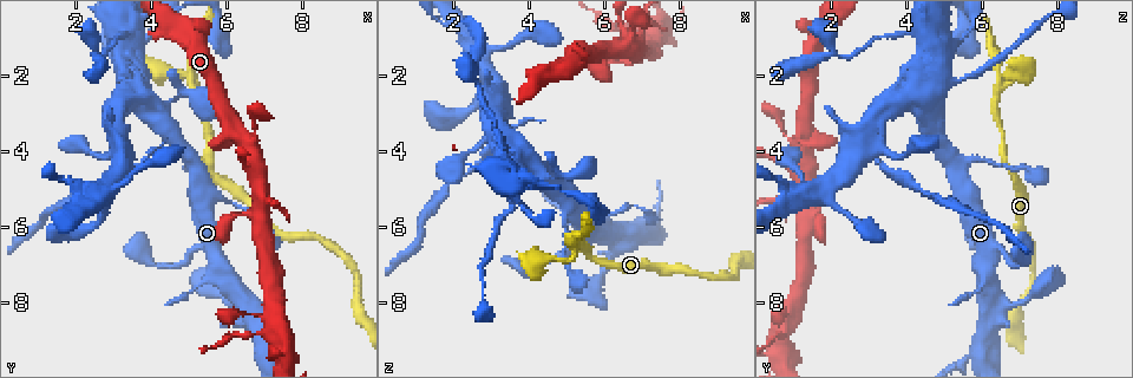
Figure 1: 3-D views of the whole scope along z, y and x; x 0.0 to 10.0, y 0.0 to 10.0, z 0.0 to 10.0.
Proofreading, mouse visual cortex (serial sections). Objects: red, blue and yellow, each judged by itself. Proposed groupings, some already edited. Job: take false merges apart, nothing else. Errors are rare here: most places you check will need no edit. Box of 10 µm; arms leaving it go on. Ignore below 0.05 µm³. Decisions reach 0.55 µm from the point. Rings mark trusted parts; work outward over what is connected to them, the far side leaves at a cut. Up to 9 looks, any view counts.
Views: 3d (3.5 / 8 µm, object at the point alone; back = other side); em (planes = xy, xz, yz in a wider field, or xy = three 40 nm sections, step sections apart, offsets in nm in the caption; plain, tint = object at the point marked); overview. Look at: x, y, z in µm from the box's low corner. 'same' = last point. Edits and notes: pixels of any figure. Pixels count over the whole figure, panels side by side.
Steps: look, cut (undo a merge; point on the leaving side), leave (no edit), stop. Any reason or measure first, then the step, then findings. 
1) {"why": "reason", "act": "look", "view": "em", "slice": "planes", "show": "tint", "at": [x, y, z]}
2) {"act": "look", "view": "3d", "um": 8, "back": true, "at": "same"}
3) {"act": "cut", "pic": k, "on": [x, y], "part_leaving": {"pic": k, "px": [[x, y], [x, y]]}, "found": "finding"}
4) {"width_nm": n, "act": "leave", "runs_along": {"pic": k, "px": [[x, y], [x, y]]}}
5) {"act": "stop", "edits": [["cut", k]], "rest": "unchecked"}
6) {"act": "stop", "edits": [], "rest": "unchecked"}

{"why": "three-way junction", "act": "look", "view": "3d", "um": 3.5, "back": true, "at": [5.85, 3.80, 1.20]}

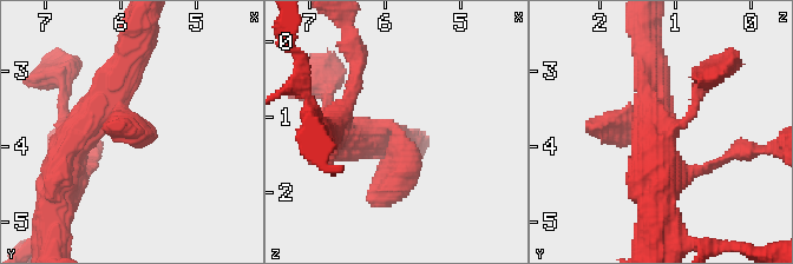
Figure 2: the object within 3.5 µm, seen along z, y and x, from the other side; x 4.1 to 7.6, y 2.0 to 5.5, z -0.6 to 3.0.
{"arms": 3, "arm_widths_nm": [350, 400, 450], "why": "need the tissue", "act": "look", "view": "em", "slice": "xy", "step": 5, "show": "tint", "at": "same"}

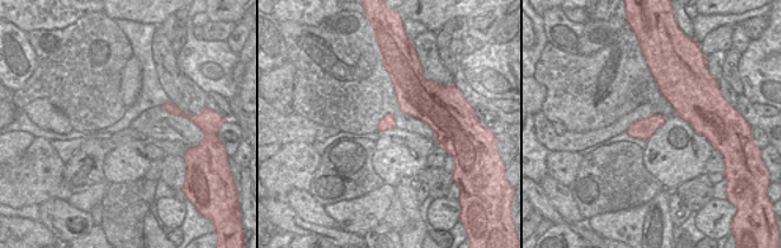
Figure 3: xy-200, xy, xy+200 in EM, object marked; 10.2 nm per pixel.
{"act": "leave", "runs_along": {"pic": 2, "px": [[650, 71], [662, 125], [592, 129]]}, "found": "one cell here"}

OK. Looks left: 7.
{"why": "abrupt turn", "act": "look", "view": "3d", "um": 8, "at": [6.90, 5.55, 1.40]}

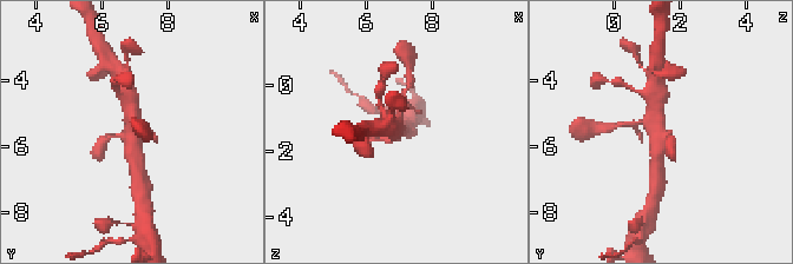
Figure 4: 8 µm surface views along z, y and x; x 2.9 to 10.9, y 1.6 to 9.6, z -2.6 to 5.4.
{"arms": 4, "arm_widths_nm": [150, 200, 400, 500], "why": "now the EM", "act": "look", "view": "em", "slice": "xy", "step": 5, "show": "tint", "at": "same"}

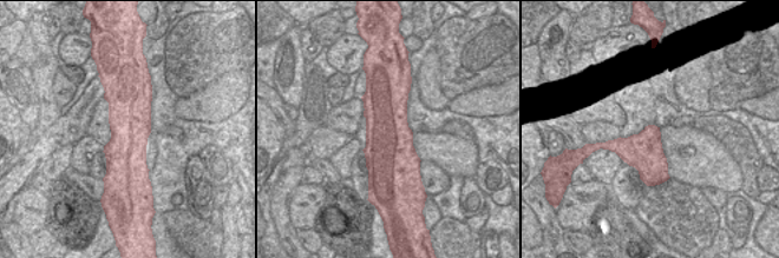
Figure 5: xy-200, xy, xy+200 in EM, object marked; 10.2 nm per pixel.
{"act": "leave", "runs_along": {"pic": 4, "px": [[130, 98], [133, 153], [138, 167]]}, "found": "all the same cell"}

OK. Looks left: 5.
{"why": "calibre changes", "act": "look", "view": "3d", "um": 8, "at": [2.90, 5.10, 1.80]}

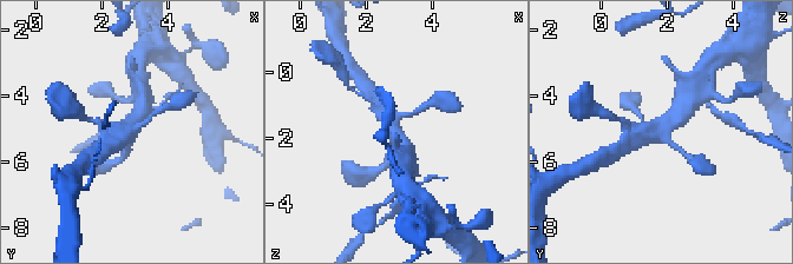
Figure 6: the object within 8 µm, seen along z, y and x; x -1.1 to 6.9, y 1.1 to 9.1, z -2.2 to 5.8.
{"act": "look", "view": "3d", "um": 3.5, "back": true, "at": "same"}

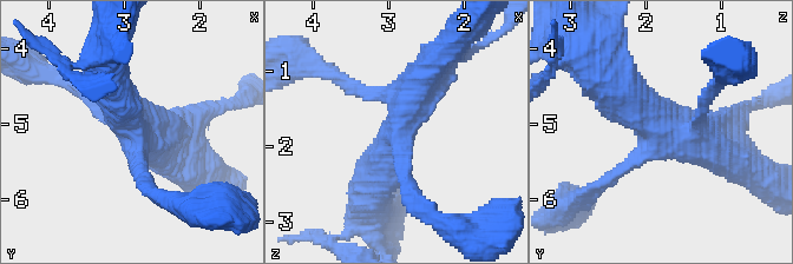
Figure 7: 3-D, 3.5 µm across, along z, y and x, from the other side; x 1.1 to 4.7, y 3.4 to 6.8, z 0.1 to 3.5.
{"why": "now the EM", "act": "look", "view": "em", "slice": "xy", "step": 2, "show": "tint", "at": [2.90, 5.15, 1.90]}

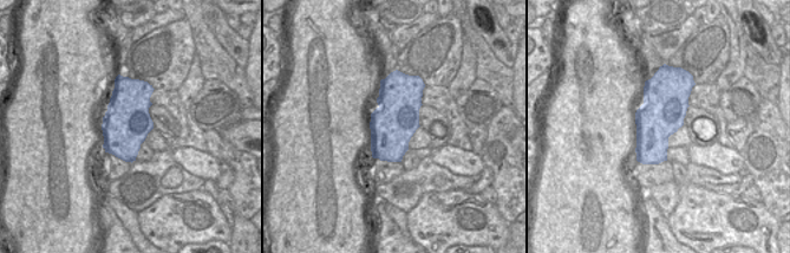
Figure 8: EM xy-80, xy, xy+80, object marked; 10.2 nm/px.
{"act": "leave", "found": "all the same cell"}

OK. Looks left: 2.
{"why": "calibre changes", "act": "look", "view": "3d", "um": 3.5, "at": [3.30, 0.85, 3.95]}

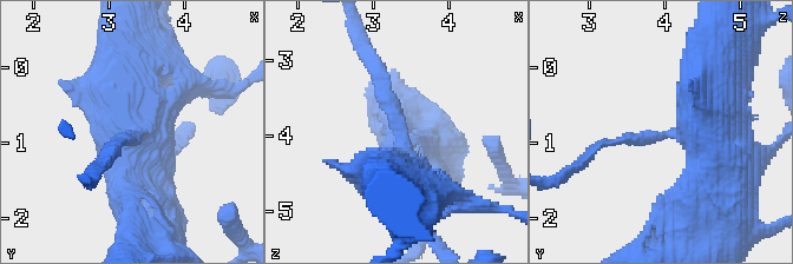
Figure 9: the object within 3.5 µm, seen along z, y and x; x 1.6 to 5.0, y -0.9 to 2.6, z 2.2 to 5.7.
{"arm_widths_nm": [150, 450], "act": "look", "view": "em", "slice": "xy", "step": 5, "show": "tint", "at": [3.30, 0.90, 3.90]}

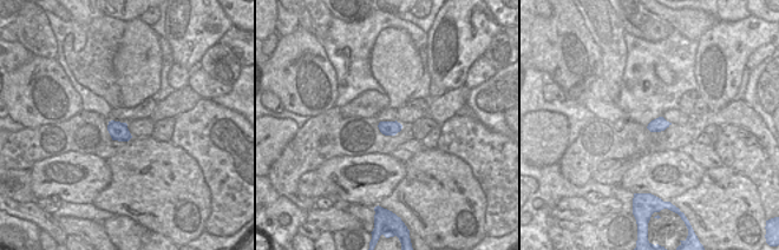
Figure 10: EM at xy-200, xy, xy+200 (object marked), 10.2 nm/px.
{"act": "leave", "runs_along": {"pic": 9, "px": [[392, 197], [402, 133], [377, 61]]}, "found": "one cell here"}

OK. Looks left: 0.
{"act": "stop", "edits": [], "rest": "unchecked"}

